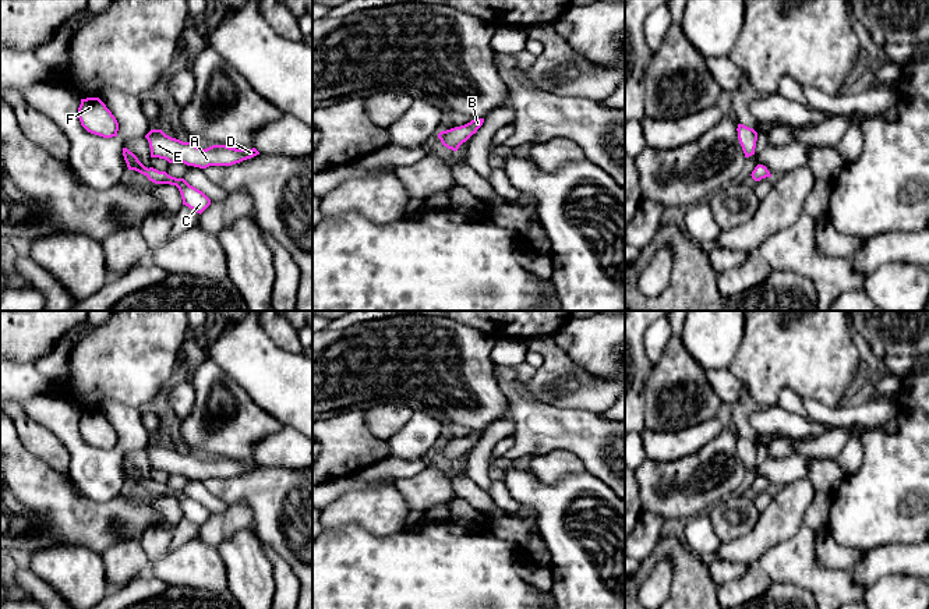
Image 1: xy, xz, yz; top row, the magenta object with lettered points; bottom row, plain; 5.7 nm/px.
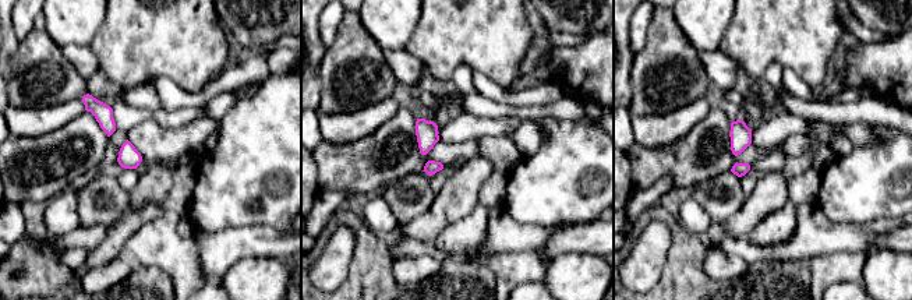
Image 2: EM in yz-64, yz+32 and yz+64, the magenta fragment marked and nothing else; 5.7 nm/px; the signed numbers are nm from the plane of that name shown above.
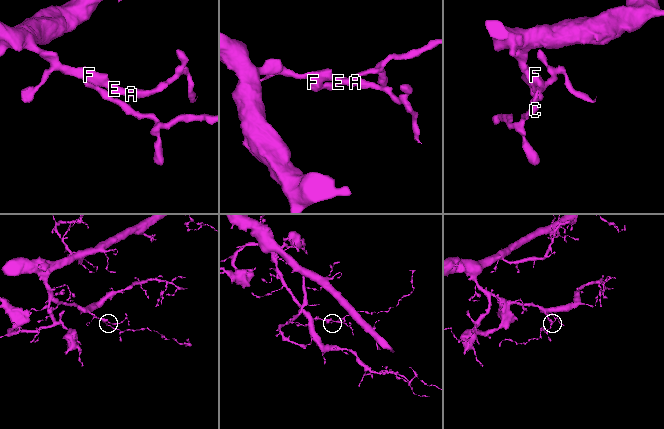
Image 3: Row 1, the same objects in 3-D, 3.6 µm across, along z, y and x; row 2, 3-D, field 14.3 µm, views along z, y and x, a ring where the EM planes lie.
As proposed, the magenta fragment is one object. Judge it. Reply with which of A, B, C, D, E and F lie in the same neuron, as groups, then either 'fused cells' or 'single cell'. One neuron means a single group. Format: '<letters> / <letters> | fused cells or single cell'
A B C D E F | single cell

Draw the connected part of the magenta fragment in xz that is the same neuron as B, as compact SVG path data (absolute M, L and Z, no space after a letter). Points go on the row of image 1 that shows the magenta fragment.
M474 118L464 125L441 131L438 138L444 146L456 152L463 142L466 142L473 134L477 132L483 123L484 118Z

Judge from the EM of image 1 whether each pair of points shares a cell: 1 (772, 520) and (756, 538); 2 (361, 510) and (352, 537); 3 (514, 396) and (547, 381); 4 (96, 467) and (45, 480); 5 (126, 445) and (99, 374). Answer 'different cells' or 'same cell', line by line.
1: same cell
2: different cells
3: different cells
4: different cells
5: different cells

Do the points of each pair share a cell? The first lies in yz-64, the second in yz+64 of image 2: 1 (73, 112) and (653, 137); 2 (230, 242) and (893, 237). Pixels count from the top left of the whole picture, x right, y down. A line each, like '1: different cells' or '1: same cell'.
1: same cell
2: same cell

